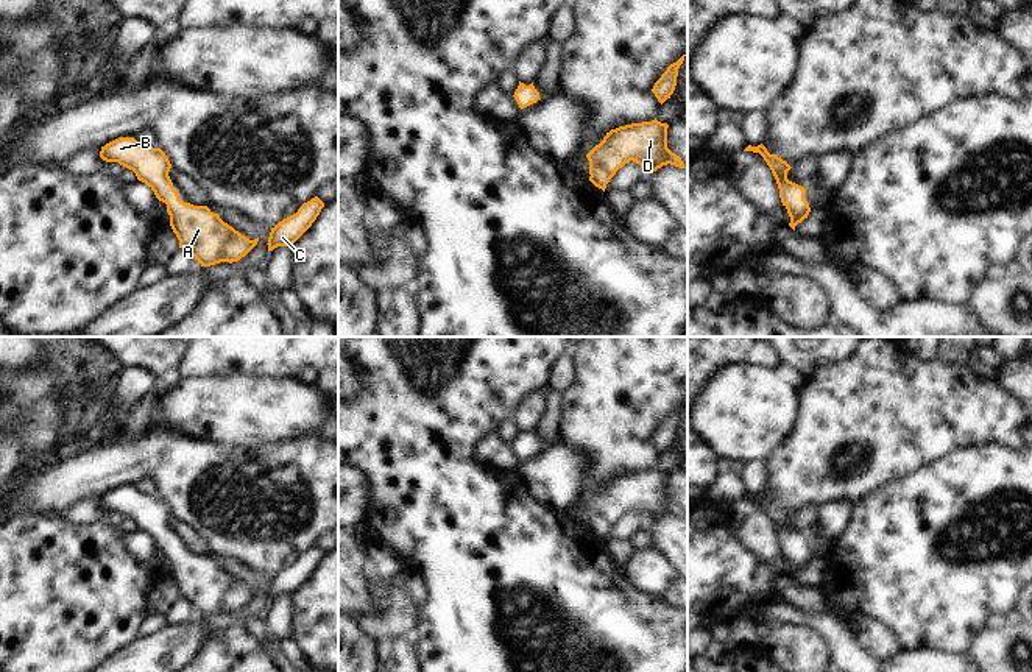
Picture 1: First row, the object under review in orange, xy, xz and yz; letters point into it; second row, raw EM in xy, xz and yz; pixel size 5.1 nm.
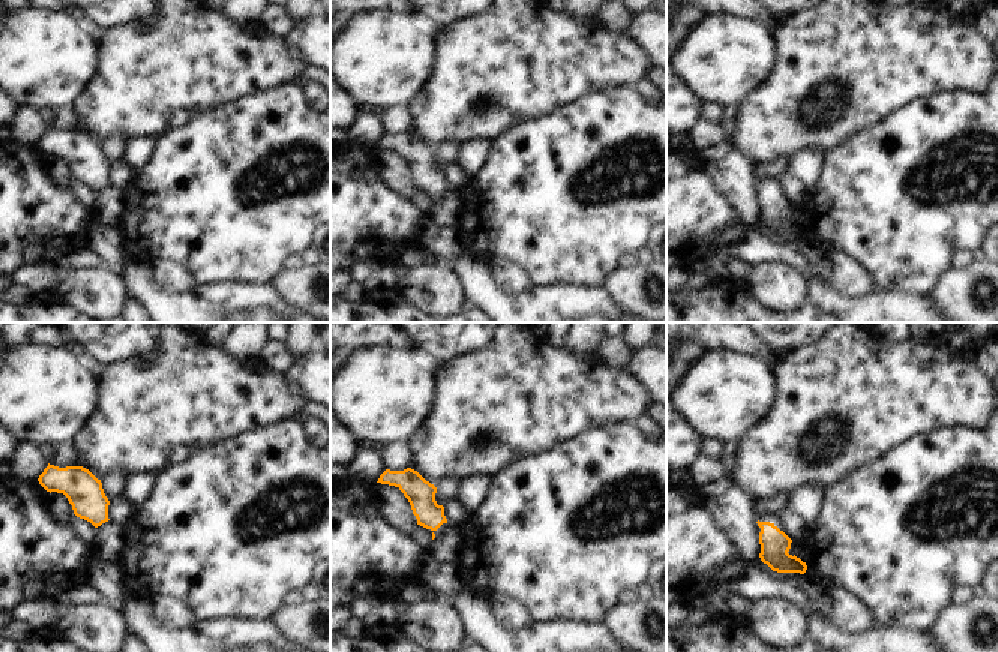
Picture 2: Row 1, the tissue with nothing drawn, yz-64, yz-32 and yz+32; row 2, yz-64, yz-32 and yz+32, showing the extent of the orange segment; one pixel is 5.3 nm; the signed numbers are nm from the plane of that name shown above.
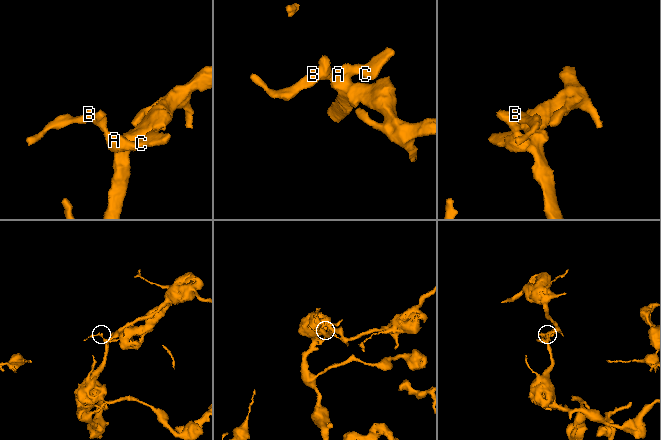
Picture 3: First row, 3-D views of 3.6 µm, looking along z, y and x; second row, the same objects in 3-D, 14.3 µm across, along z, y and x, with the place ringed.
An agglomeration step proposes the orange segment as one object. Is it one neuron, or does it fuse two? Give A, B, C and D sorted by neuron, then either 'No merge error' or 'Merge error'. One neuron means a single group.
Groups: A B C D. No merge error

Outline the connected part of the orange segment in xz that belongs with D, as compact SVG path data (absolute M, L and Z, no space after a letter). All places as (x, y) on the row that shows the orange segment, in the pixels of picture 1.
M631 123L606 133L588 154L589 181L605 192L606 184L627 162L641 165L642 172L656 172L663 165L686 168L681 157L667 148L667 123Z

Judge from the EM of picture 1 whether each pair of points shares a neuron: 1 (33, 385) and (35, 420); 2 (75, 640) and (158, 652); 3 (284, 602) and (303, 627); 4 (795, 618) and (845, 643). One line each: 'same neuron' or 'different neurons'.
1: same neuron
2: different neurons
3: different neurons
4: same neuron

